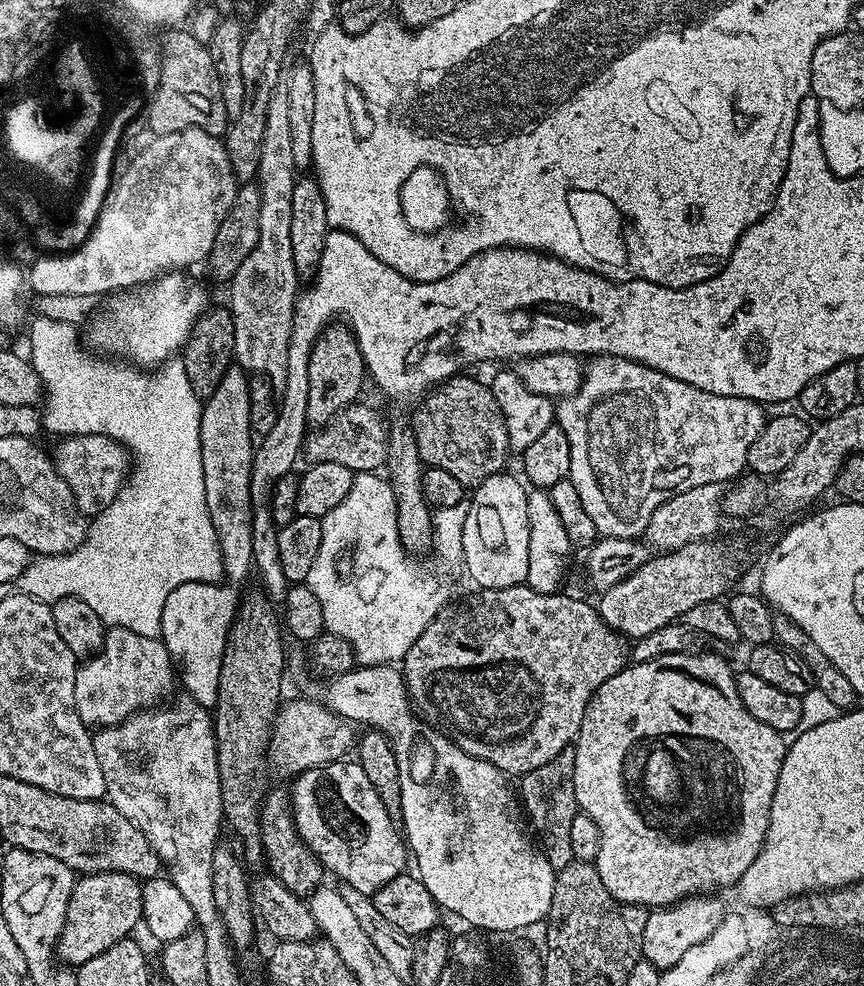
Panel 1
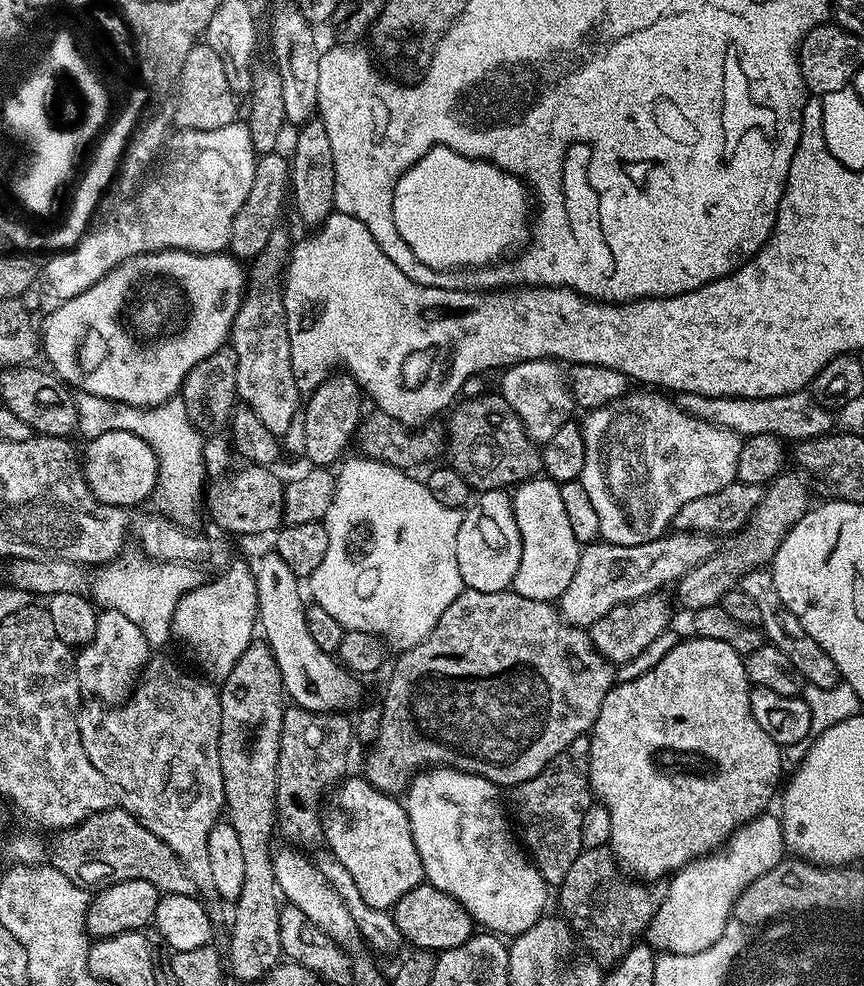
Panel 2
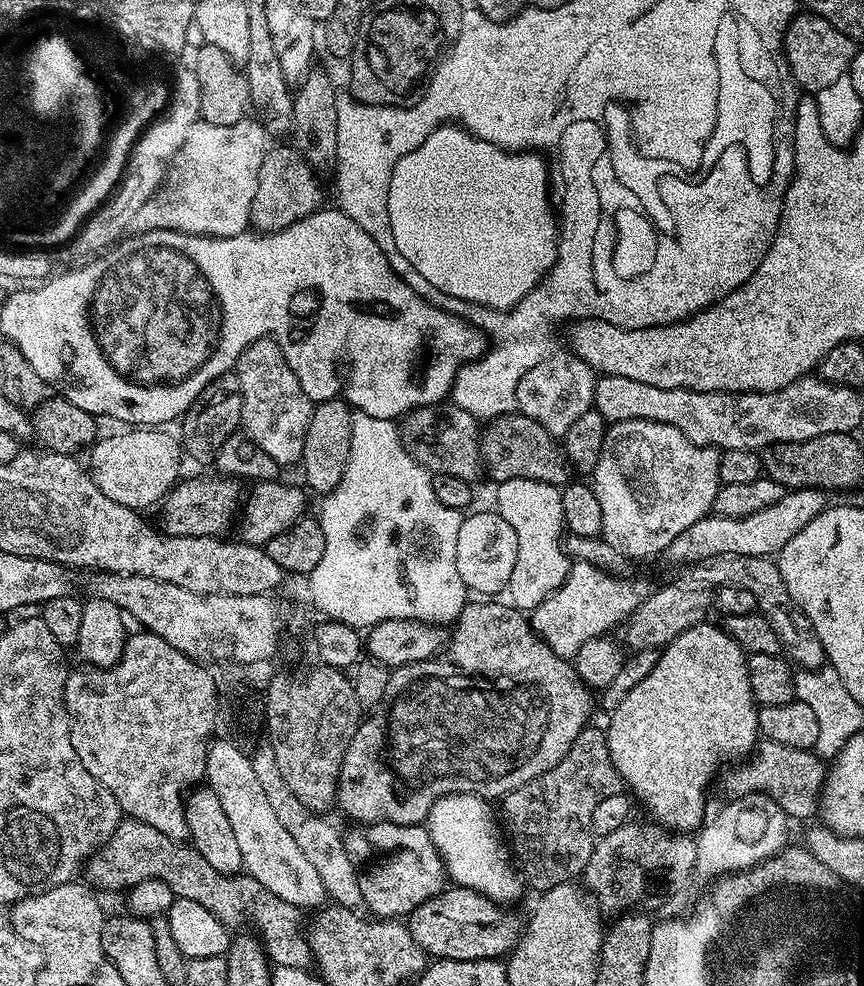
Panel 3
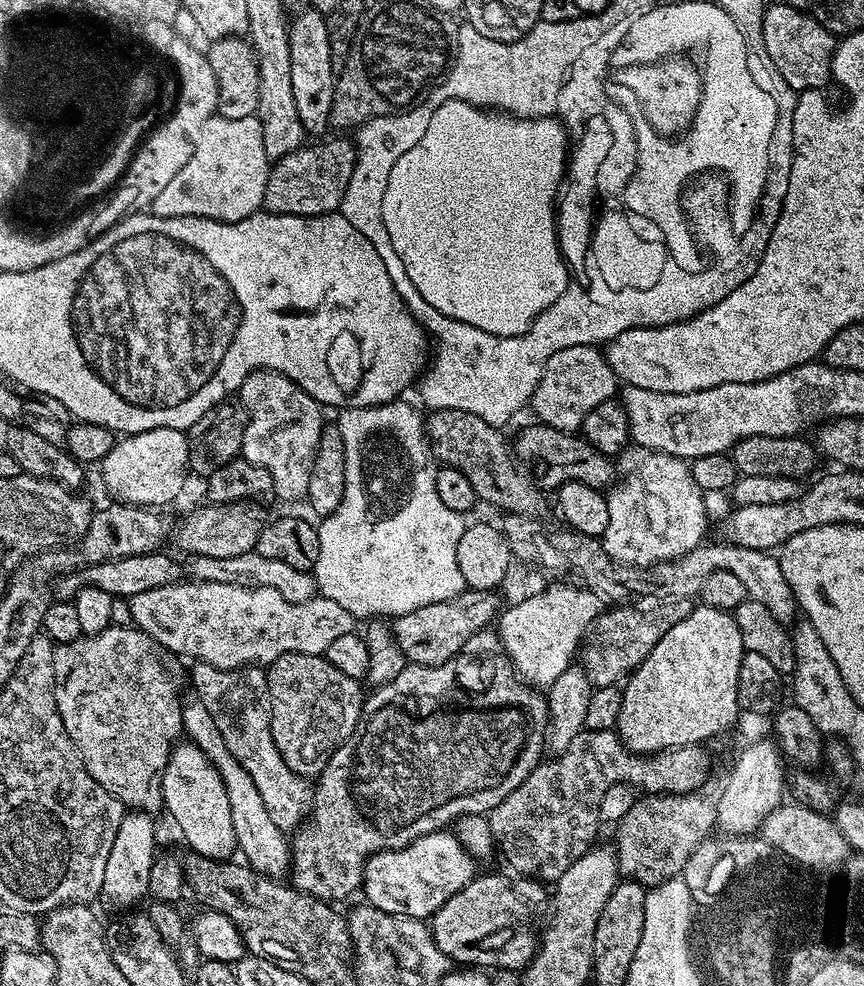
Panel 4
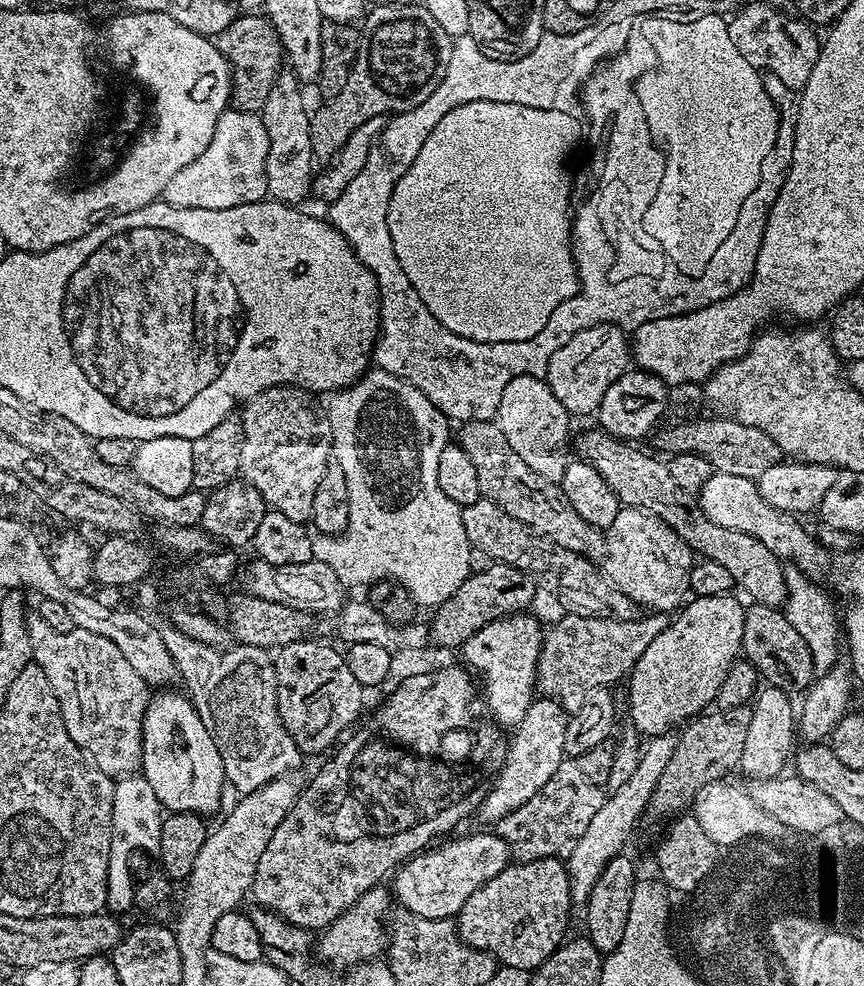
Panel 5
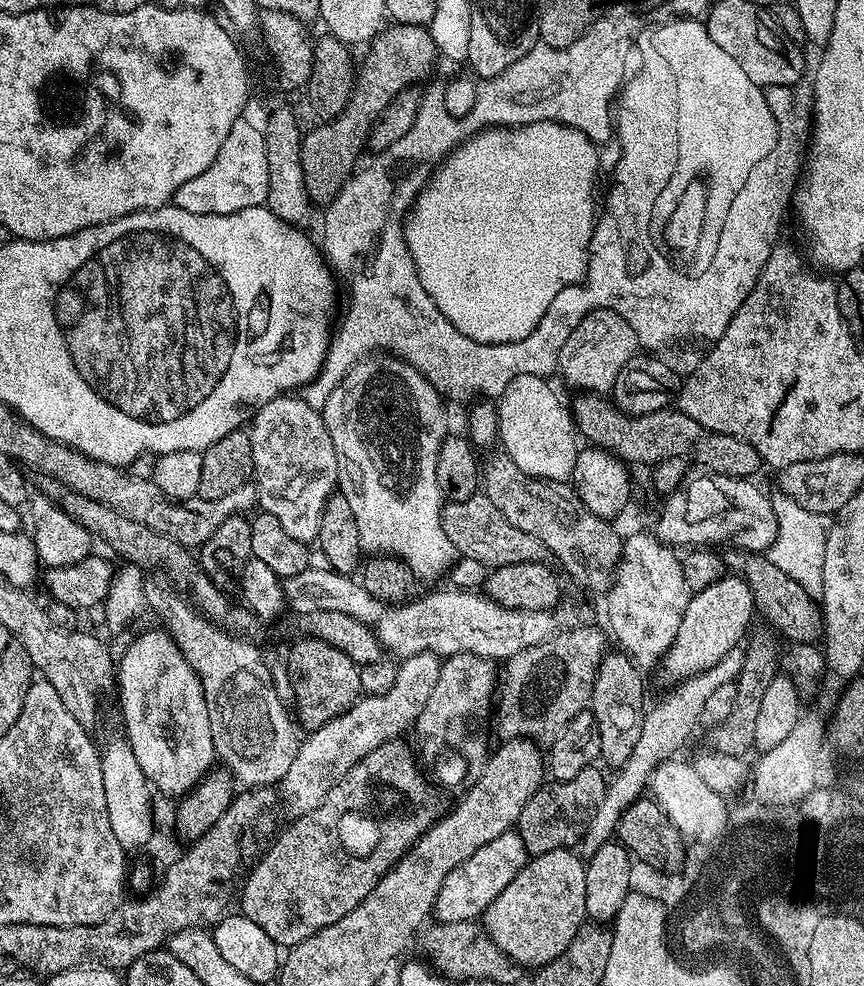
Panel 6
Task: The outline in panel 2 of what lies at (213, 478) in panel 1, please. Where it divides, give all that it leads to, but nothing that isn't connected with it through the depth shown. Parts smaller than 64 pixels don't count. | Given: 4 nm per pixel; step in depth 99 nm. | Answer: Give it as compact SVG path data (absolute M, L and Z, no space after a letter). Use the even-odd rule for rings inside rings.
M234 561L224 574L211 580L180 596L171 609L170 628L199 673L209 683L221 684L253 643L258 624L257 587L247 561Z

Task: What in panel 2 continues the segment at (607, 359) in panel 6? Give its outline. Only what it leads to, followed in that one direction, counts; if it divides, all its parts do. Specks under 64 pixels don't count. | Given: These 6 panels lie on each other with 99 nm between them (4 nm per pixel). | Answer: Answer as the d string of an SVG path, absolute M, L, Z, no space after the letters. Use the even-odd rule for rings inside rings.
M527 360L511 364L509 368L503 369L498 394L518 414L526 434L537 445L543 446L554 433L558 426L573 419L574 401L572 390L566 379L566 372L555 360Z

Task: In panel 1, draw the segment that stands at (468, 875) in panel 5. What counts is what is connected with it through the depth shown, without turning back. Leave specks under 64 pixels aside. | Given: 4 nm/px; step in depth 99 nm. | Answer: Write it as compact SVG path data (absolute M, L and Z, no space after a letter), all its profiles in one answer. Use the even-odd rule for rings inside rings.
M352 758L335 760L322 766L308 768L299 773L290 784L292 801L292 817L296 823L302 842L320 860L325 873L337 876L337 881L354 886L362 894L371 896L392 878L405 875L404 863L409 863L410 852L406 841L398 827L397 821L386 814L386 806L382 806L382 798L378 798L378 790L374 790L370 778L366 778L366 770L362 770L359 762Z

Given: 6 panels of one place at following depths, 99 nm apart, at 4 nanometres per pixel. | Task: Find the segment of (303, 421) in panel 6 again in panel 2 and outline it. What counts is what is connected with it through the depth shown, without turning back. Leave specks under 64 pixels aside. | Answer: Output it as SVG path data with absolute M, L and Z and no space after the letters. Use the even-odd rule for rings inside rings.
M281 226L274 229L270 242L266 242L266 250L262 250L262 254L251 261L244 299L240 302L230 333L230 346L238 362L236 395L243 407L252 411L279 438L284 437L302 408L302 395L292 369L290 338L284 321L282 277L290 255L286 228Z

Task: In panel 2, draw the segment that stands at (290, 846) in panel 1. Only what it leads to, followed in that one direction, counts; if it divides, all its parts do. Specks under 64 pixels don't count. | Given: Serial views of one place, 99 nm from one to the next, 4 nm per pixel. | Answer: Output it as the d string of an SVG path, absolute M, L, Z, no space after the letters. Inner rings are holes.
M285 707L278 750L276 818L279 835L281 832L289 845L304 846L300 844L312 844L321 839L322 801L329 789L345 779L351 744L354 744L352 720L345 713Z

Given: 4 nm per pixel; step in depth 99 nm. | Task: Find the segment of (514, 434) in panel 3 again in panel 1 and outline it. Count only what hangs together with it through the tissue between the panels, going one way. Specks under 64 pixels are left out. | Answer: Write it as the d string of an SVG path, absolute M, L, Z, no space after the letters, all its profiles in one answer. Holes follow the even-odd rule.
M457 374L445 380L439 388L428 393L426 399L419 405L420 413L416 421L410 424L410 431L416 435L416 452L420 455L421 465L429 468L441 468L449 474L454 474L458 482L462 482L465 490L475 490L486 478L505 471L504 464L510 457L508 447L508 431L506 418L502 418L502 410L494 398L491 387L480 380L475 380L468 374Z

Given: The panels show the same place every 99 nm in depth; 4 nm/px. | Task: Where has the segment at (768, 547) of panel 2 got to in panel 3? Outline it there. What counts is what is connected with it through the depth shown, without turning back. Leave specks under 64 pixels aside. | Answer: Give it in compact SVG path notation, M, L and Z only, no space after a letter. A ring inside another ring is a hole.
M664 584L657 587L634 610L623 625L623 643L629 644L629 649L642 648L663 649L671 640L678 638L686 630L690 630L696 624L705 623L704 616L714 608L714 592L708 586L696 586L700 588L687 588L684 584Z

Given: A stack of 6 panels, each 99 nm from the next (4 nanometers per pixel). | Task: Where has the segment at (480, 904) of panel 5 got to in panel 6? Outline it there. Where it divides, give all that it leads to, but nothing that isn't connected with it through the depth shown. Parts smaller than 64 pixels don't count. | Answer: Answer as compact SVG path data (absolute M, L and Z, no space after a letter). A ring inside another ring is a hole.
M558 848L550 850L548 853L533 855L523 870L514 874L514 882L498 894L490 902L490 906L484 911L482 917L482 927L487 932L488 937L516 964L525 969L535 970L549 964L578 934L578 930L586 923L588 911L586 910L586 870L585 861L579 860L572 848Z

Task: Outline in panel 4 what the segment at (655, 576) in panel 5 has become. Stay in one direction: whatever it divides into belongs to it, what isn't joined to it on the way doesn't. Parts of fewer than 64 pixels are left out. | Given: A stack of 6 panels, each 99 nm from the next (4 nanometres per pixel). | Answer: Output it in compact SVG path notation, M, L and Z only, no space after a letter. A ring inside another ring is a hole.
M628 446L620 453L614 468L619 479L606 492L610 522L606 522L602 537L606 554L612 560L645 569L658 562L676 560L700 547L708 528L704 517L706 496L698 482L694 482L689 461L653 452L651 448Z

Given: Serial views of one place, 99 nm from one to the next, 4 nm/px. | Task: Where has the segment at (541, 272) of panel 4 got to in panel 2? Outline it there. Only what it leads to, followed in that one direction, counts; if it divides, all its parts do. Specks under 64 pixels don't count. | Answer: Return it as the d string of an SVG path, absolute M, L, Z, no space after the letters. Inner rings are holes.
M439 144L400 175L392 199L392 213L402 242L414 250L418 262L441 270L480 268L498 259L500 252L514 247L523 238L528 228L528 200L529 189L519 176L511 176L489 160L475 160Z

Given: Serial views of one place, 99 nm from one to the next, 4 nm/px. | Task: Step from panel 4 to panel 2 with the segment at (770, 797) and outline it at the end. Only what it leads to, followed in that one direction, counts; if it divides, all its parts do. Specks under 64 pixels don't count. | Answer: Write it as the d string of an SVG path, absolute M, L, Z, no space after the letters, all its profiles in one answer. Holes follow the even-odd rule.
M761 814L750 823L743 824L729 840L724 841L719 850L692 860L667 881L668 893L663 893L660 908L654 914L646 933L646 943L653 950L660 954L698 954L718 942L718 938L733 919L732 908L736 904L738 894L742 894L742 890L746 890L750 882L774 870L774 866L778 866L781 860L785 859L784 831L780 825L780 816L768 815Z

